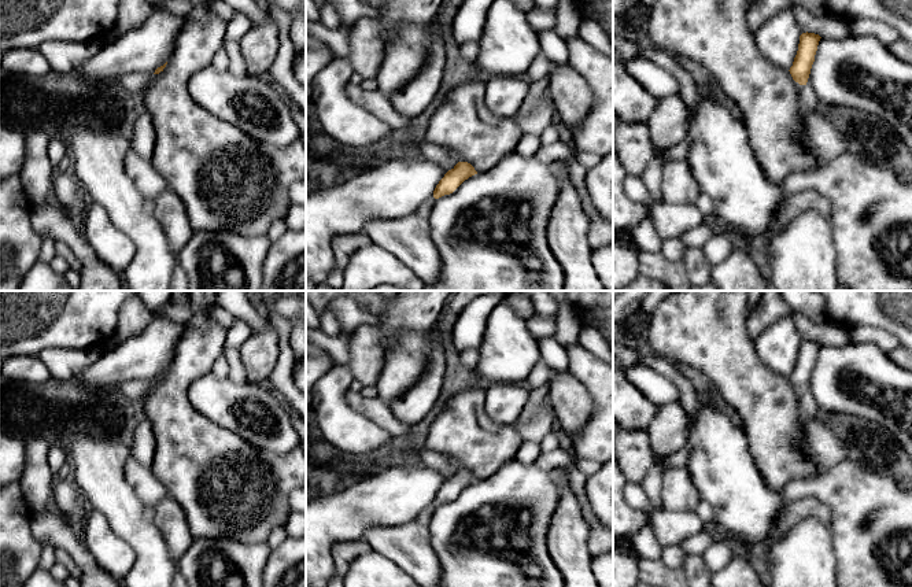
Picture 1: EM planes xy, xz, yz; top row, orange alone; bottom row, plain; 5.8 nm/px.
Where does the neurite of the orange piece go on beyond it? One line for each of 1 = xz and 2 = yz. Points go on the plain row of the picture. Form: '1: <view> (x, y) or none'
1: xz (423, 517)
2: none

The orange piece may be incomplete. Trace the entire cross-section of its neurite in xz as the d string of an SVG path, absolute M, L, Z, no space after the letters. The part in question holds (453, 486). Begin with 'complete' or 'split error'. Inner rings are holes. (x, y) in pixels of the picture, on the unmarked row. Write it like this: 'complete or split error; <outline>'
split error; M458 469L451 477L448 477L444 484L436 492L433 502L429 505L427 510L424 510L418 516L418 521L427 523L428 517L433 513L433 510L444 503L453 501L465 487L477 481L475 475L468 469Z

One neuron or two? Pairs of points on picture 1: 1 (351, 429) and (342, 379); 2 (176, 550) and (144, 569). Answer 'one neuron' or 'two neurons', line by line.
1: one neuron
2: two neurons

